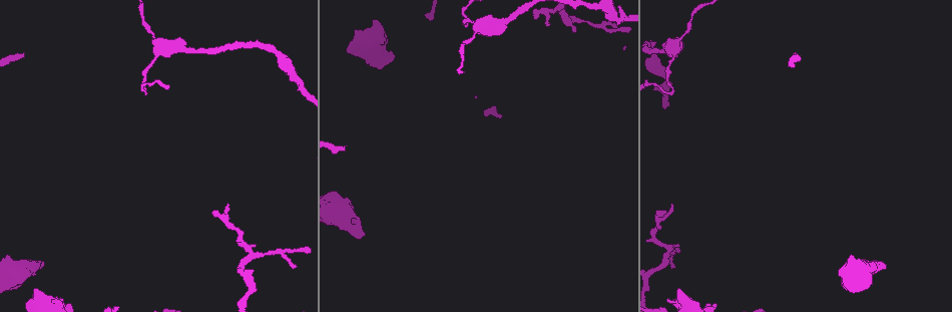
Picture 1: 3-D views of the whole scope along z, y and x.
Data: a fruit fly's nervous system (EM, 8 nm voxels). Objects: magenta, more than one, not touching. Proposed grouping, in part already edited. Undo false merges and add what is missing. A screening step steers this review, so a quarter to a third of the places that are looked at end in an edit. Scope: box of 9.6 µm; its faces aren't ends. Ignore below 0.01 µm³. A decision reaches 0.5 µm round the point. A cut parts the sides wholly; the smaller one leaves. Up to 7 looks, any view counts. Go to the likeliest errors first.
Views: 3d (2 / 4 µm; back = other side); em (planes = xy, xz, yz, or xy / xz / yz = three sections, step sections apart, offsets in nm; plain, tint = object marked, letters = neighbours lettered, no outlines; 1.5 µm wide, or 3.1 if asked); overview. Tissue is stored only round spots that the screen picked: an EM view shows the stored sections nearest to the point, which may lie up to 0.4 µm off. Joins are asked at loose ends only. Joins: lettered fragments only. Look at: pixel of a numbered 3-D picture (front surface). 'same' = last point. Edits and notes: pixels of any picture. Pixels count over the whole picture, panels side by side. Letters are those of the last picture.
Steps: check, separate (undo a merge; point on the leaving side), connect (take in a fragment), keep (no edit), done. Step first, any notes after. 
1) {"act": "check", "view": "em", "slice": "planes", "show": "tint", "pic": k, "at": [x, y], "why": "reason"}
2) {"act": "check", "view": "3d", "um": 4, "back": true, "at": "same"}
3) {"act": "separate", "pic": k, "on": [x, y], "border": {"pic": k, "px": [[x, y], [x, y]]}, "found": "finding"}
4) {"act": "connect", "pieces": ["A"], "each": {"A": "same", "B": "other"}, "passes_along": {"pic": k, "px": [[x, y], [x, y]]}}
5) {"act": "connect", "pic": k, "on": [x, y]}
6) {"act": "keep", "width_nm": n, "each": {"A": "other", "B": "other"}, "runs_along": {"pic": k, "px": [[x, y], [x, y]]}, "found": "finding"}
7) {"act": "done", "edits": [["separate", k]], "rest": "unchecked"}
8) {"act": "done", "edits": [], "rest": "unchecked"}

{"act": "check", "view": "3d", "um": 4, "back": true, "pic": 1, "at": [882, 261], "why": "free end"}

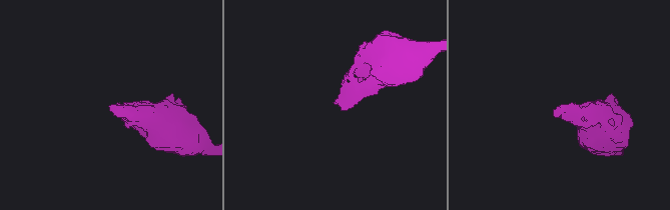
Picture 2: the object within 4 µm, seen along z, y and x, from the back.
{"act": "check", "view": "em", "slice": "planes", "show": "plain", "pic": 2, "at": [336, 103], "why": "shape alone is not enough"}

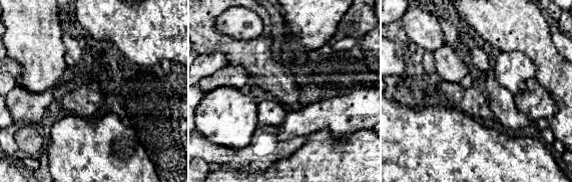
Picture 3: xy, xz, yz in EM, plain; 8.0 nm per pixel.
{"act": "check", "view": "em", "slice": "planes", "show": "letters", "at": "same", "why": "what lies round it"}

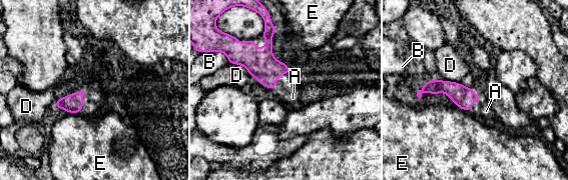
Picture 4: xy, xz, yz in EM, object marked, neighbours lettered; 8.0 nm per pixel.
{"act": "connect", "pieces": ["A"], "longest_contact_nm": ["D", 220], "each": {"A": "same", "B": "other", "D": "other", "E": "other"}, "passes_along": {"pic": 4, "px": [[462, 96], [480, 97], [486, 111]]}, "found": "it goes on there"}

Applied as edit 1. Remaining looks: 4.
{"act": "check", "view": "overview"}

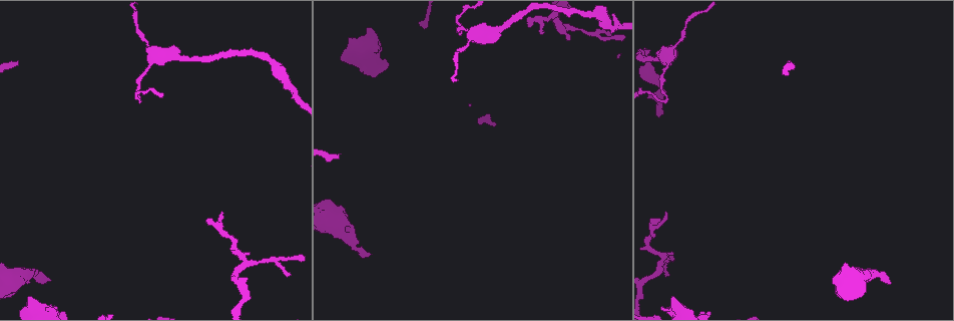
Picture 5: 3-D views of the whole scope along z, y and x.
{"act": "check", "view": "3d", "um": 2, "pic": 5, "at": [208, 220]}

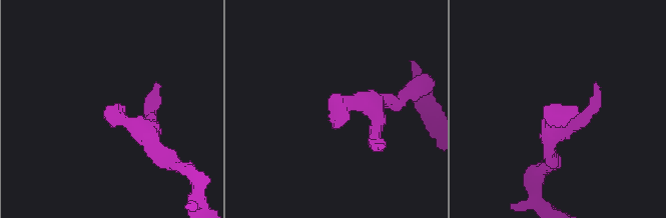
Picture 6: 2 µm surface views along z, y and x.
{"act": "check", "view": "em", "slice": "planes", "show": "letters", "pic": 6, "at": [336, 126], "why": "need the tissue"}

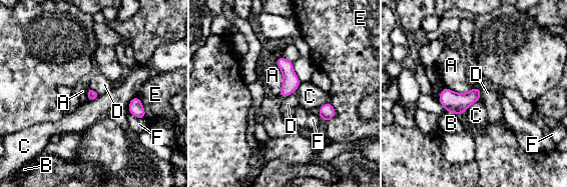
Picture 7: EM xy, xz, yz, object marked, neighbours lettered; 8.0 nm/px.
{"act": "keep", "each": {"A": "other", "B": "other", "C": "other", "D": "other", "E": "other", "F": "other"}, "border": {"pic": 7, "px": [[296, 90], [280, 98]]}, "found": "no lettered fragment goes on from it"}

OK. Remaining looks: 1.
{"act": "done", "edits": [["connect", 4]], "rest": "unchecked"}

